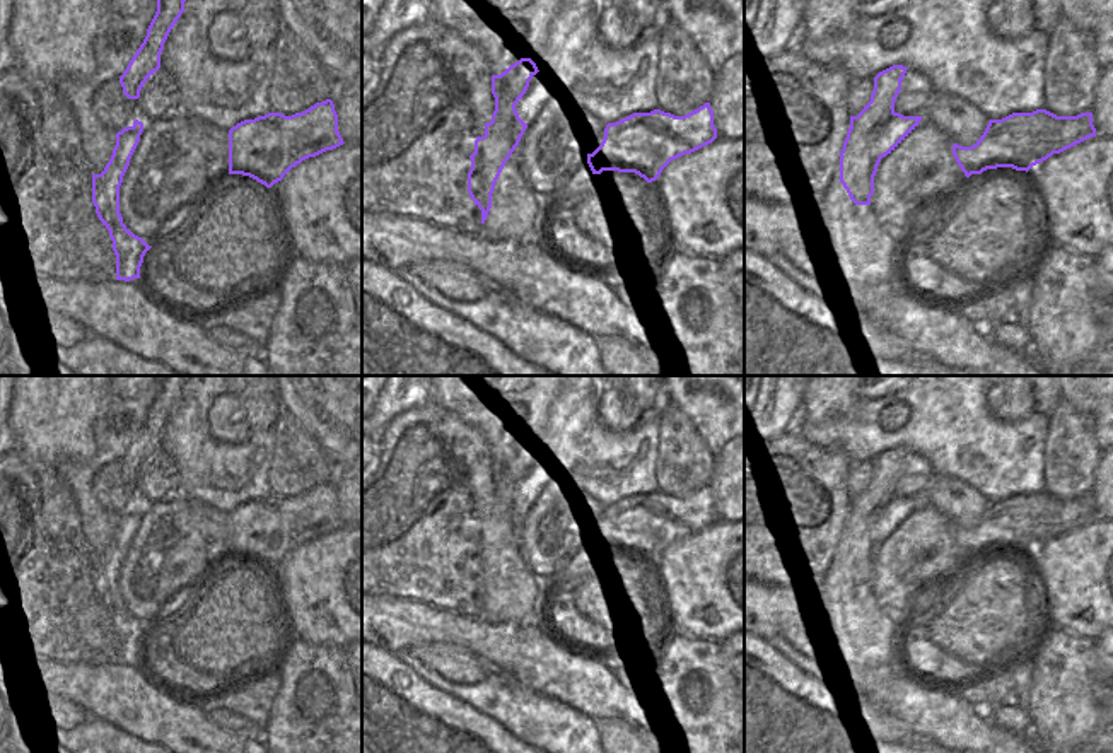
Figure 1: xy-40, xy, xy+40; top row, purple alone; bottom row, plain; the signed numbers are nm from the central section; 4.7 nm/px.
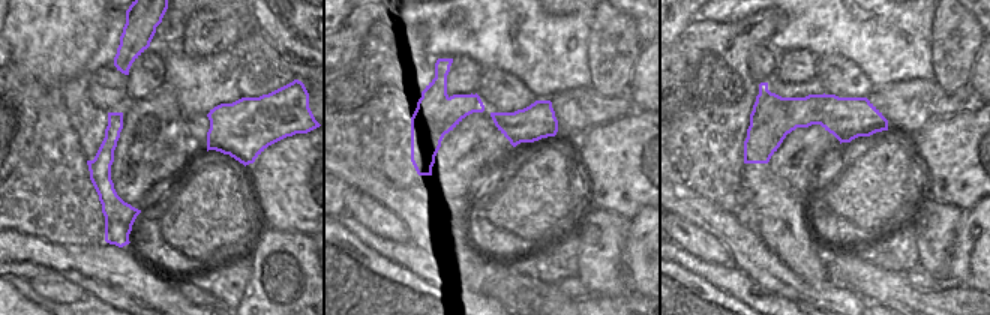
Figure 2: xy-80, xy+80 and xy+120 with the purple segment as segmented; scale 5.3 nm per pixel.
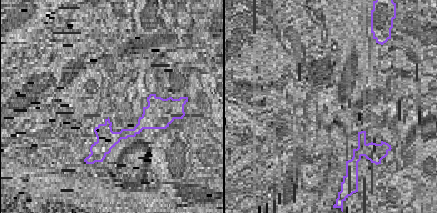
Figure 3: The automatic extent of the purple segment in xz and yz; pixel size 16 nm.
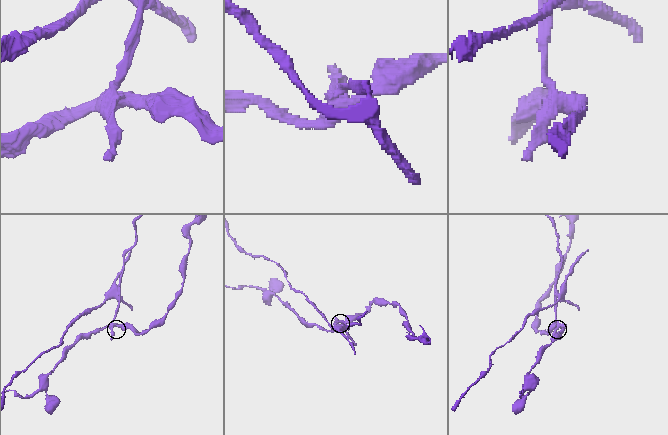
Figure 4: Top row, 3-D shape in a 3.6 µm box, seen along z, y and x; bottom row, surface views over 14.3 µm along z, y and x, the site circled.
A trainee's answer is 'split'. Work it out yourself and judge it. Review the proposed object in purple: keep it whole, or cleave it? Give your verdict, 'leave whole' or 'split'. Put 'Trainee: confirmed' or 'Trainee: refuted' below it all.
split
Trainee: confirmed

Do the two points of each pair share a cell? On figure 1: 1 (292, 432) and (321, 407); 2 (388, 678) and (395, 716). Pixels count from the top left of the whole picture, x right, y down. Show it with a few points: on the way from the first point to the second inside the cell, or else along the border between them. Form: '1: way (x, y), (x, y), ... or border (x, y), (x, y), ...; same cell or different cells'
1: border (280, 408), (326, 455); different cells
2: way (388, 687), (388, 707); same cell

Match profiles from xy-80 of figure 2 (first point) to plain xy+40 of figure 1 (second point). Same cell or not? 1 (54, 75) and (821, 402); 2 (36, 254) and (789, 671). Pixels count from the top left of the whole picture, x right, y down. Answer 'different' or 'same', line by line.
1: same
2: same

